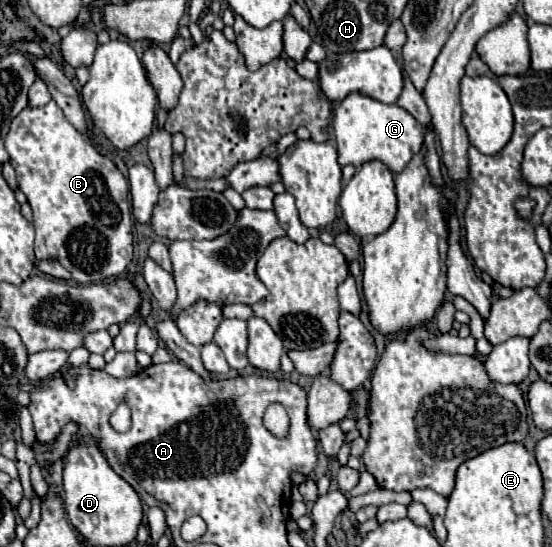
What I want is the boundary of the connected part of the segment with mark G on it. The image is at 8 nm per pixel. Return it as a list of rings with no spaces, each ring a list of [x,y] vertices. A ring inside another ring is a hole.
[[[350,93],[334,111],[334,135],[340,165],[360,167],[366,161],[380,159],[390,171],[400,173],[424,143],[424,127],[402,107],[386,105],[362,93]]]

